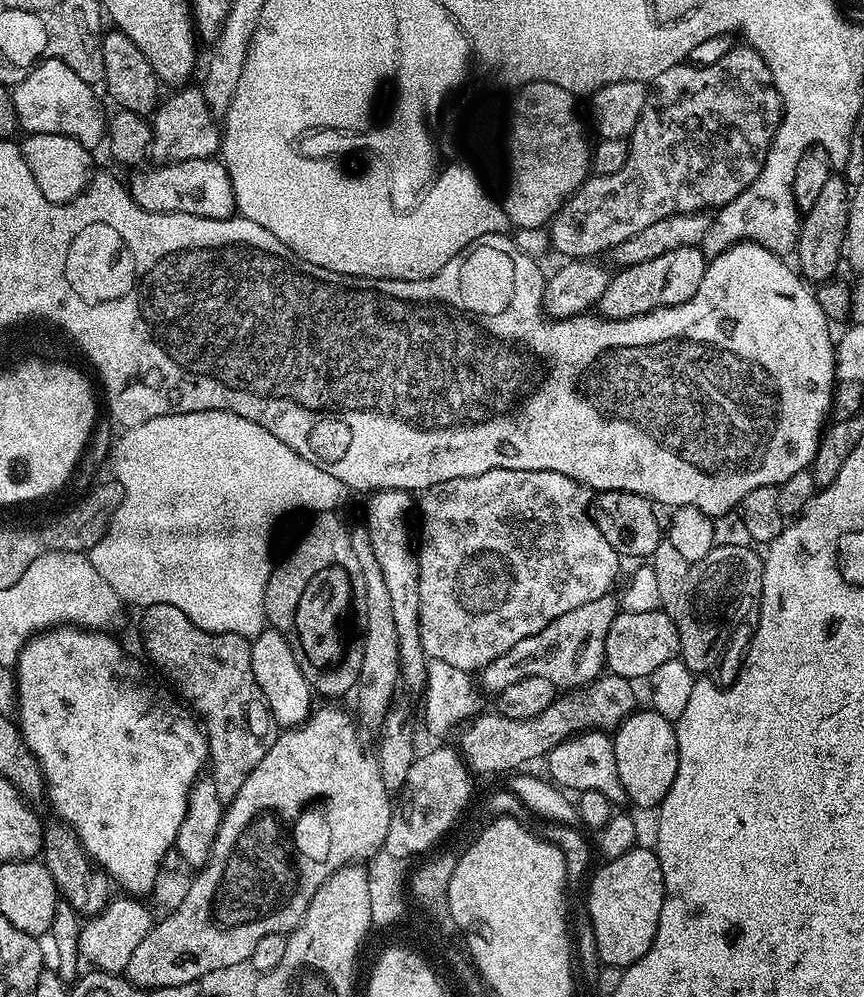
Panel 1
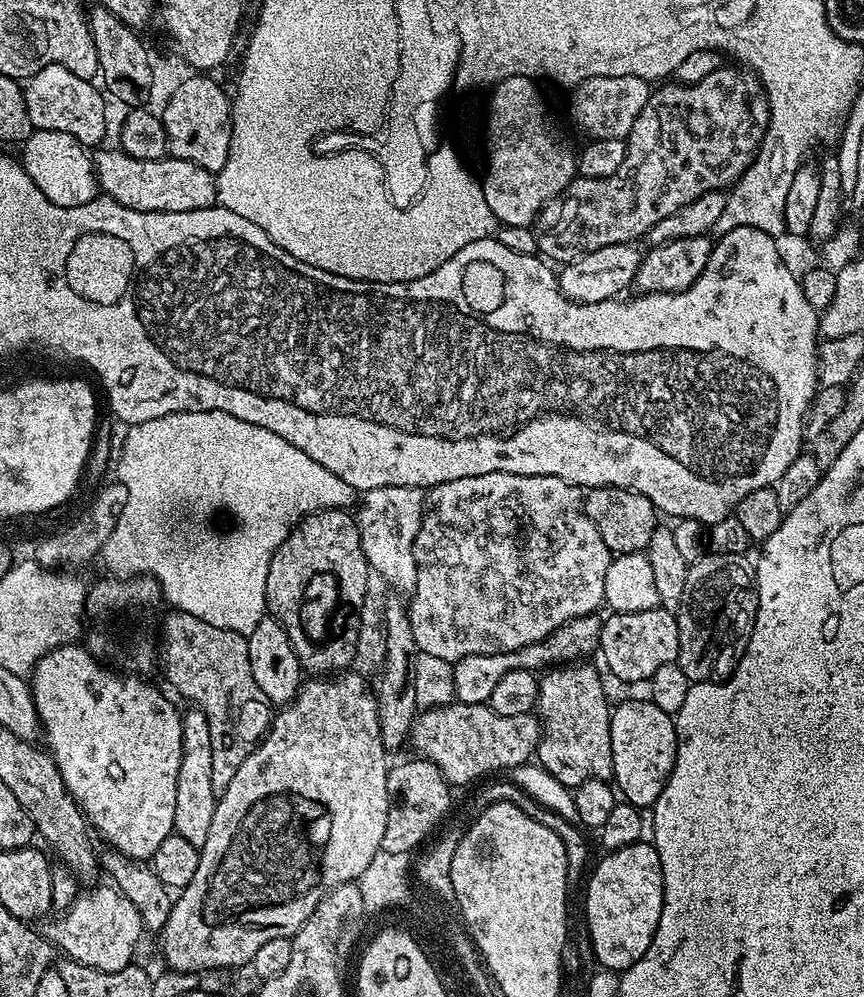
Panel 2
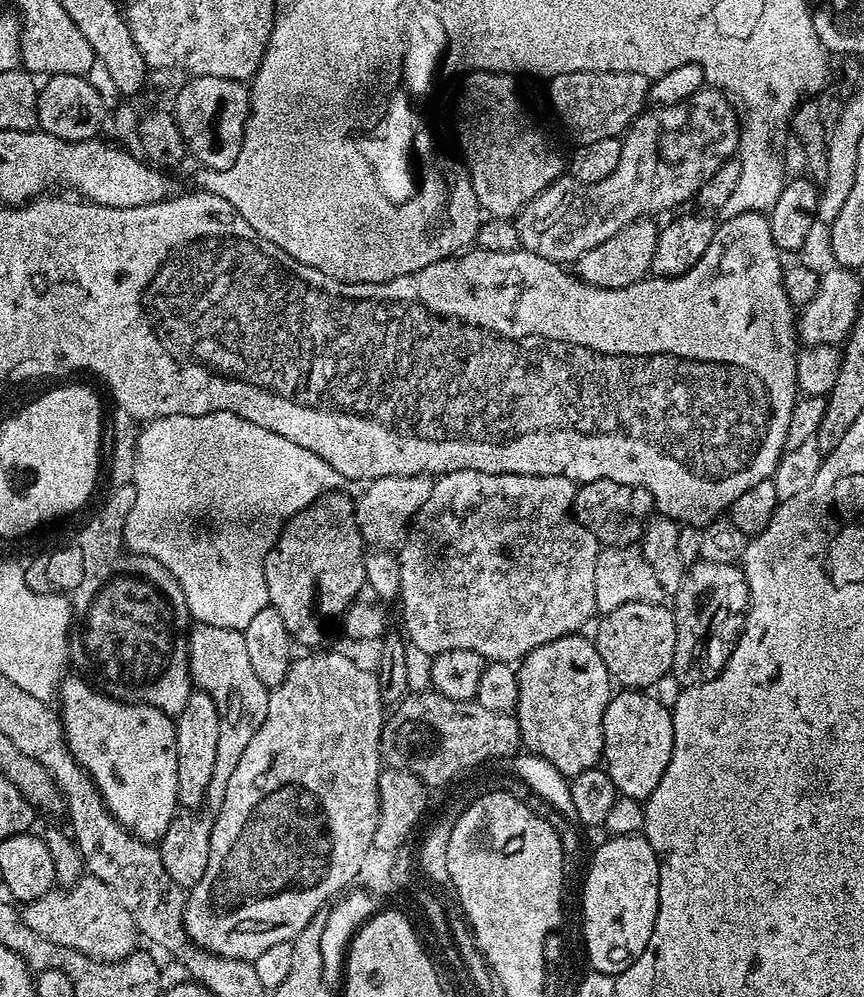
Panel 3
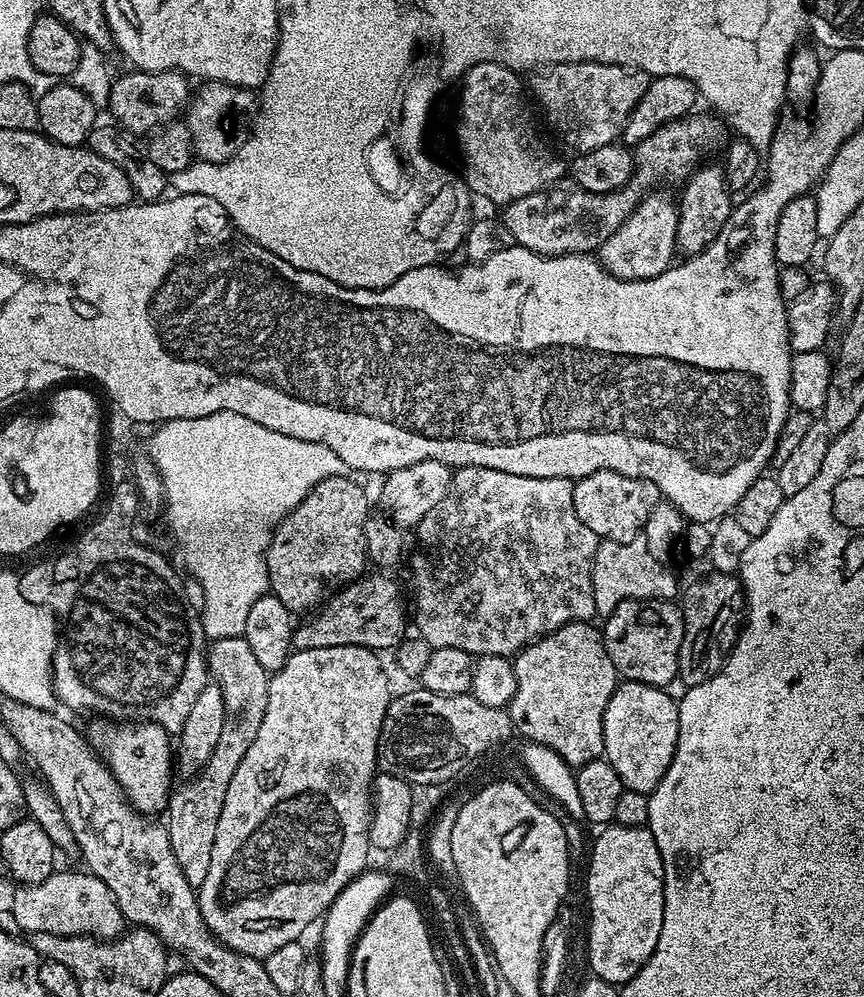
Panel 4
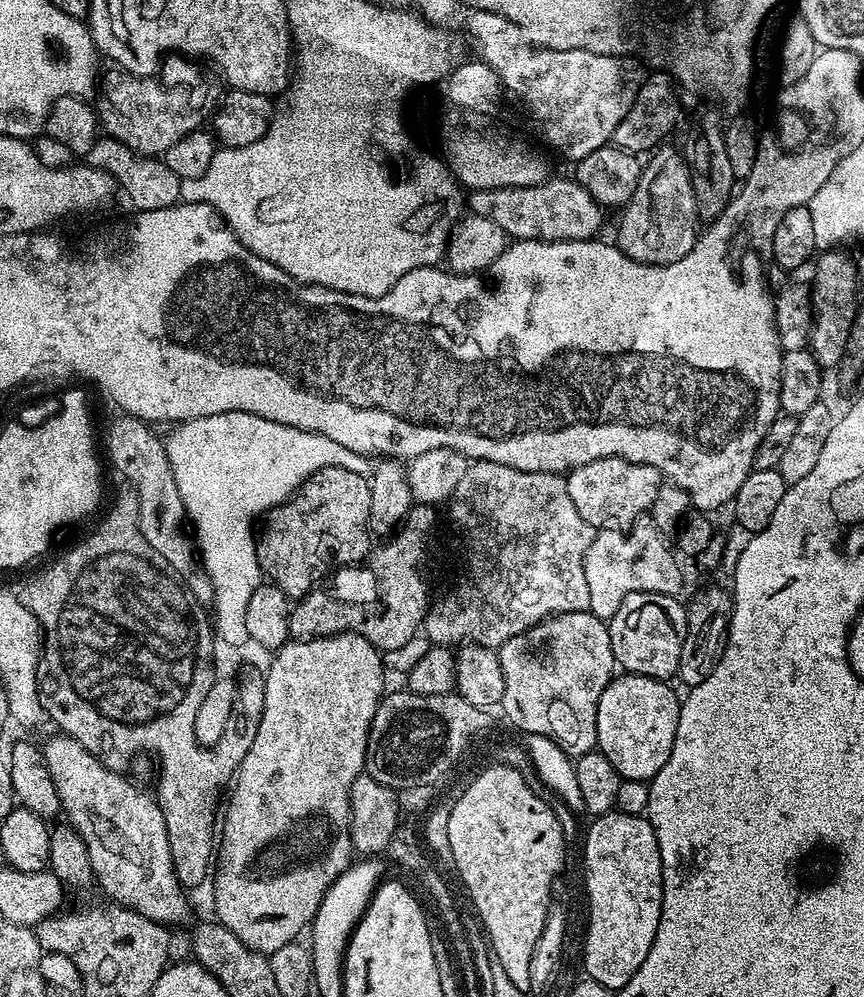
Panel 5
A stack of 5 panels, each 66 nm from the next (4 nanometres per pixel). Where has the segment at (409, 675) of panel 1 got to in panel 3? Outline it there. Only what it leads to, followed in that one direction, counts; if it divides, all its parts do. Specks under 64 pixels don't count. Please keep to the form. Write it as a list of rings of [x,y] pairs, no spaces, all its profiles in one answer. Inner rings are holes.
[[[387,476],[367,481],[364,493],[355,497],[358,530],[364,535],[365,545],[380,550],[392,550],[407,536],[418,510],[426,498],[430,498],[433,481],[423,476]]]

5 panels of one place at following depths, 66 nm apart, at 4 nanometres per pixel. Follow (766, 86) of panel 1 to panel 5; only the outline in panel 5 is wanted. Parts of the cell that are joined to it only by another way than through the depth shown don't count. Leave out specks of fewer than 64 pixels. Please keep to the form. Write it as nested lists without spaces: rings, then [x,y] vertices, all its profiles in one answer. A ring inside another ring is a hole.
[[[549,178],[540,184],[521,188],[472,190],[467,193],[466,208],[471,215],[490,218],[490,222],[502,226],[502,230],[506,230],[513,241],[544,240],[547,244],[599,237],[606,216],[605,209],[596,204],[590,194],[586,194],[586,190],[572,178]]]

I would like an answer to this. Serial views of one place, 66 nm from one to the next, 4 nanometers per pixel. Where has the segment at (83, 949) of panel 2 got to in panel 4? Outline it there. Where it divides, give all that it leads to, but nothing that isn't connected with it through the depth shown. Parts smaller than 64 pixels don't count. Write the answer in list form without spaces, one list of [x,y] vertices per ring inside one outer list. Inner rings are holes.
[[[87,870],[80,872],[53,871],[50,878],[37,884],[22,884],[12,896],[12,920],[24,934],[58,934],[59,936],[94,936],[101,942],[111,942],[125,931],[126,921],[120,912],[114,894],[110,894],[110,886],[102,882]]]

